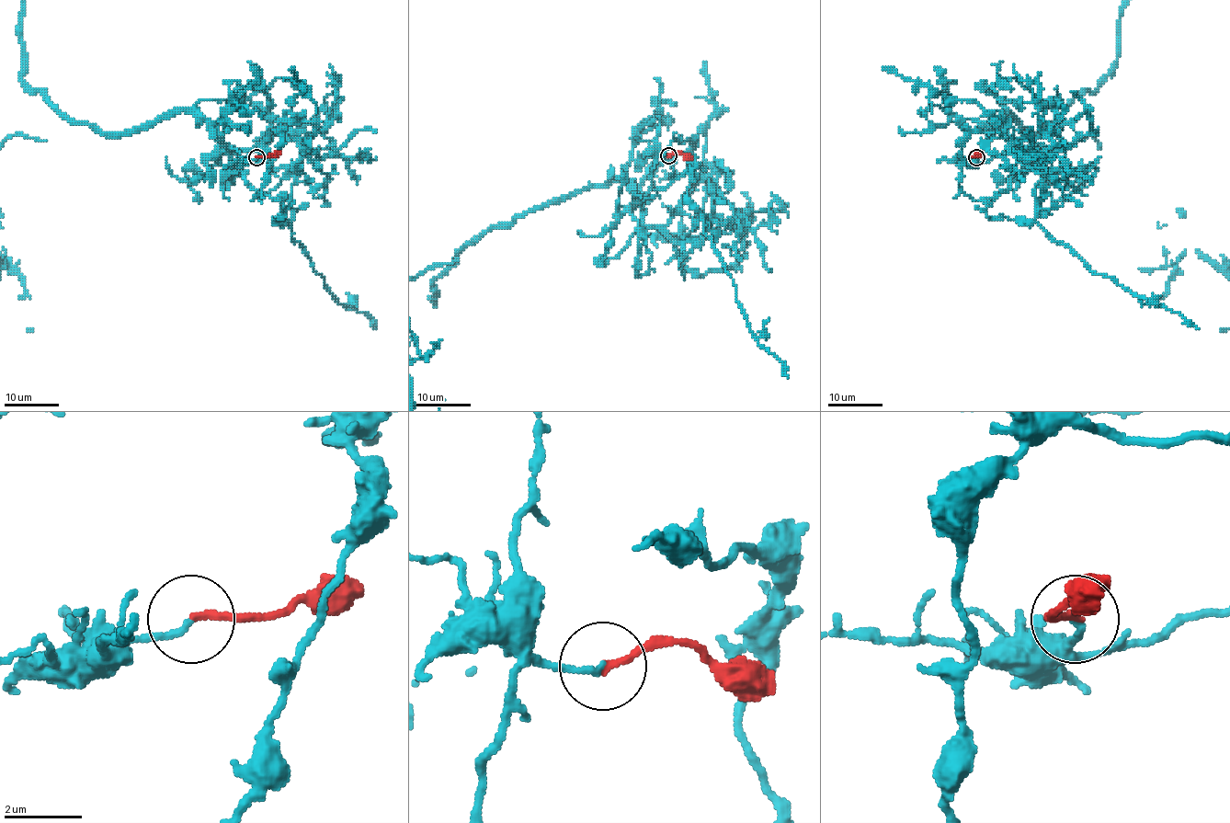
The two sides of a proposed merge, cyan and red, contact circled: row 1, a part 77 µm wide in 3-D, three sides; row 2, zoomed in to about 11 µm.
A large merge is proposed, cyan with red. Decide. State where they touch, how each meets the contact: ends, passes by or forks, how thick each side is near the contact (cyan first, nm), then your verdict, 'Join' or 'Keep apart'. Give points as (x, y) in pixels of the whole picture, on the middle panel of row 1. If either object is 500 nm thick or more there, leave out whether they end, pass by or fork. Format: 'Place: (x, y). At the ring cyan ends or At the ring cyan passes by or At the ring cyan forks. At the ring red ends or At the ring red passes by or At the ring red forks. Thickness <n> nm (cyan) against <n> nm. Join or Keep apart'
Place: (668, 155). At the ring cyan ends. At the ring red ends. Thickness 160 nm (cyan) against 170 nm. Join

